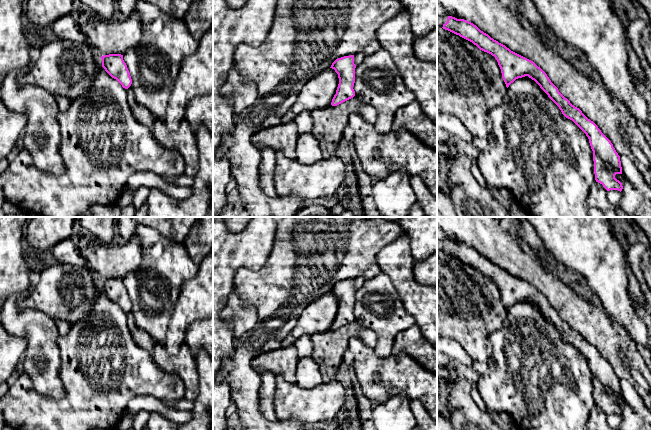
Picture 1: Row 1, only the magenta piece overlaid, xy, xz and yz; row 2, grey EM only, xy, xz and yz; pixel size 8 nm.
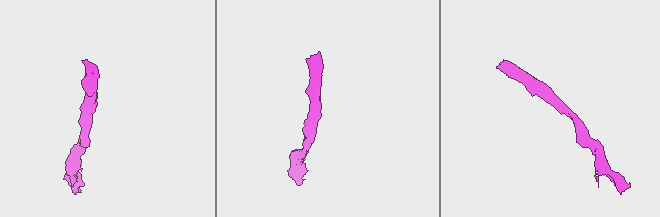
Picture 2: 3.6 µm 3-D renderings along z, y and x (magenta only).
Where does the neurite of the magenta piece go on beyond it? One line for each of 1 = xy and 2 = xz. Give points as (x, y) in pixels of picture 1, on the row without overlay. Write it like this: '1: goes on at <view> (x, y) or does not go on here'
1: does not go on here
2: does not go on here

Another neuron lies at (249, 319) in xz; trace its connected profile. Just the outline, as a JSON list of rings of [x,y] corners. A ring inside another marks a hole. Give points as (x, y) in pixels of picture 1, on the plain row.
[[[236,291],[230,294],[221,317],[234,325],[233,335],[235,339],[251,331],[258,323],[256,308],[248,302],[242,301]]]

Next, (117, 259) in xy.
[[[136,234],[127,242],[120,238],[109,244],[92,241],[82,255],[101,280],[123,279],[131,272],[137,271],[142,261],[142,250]]]

